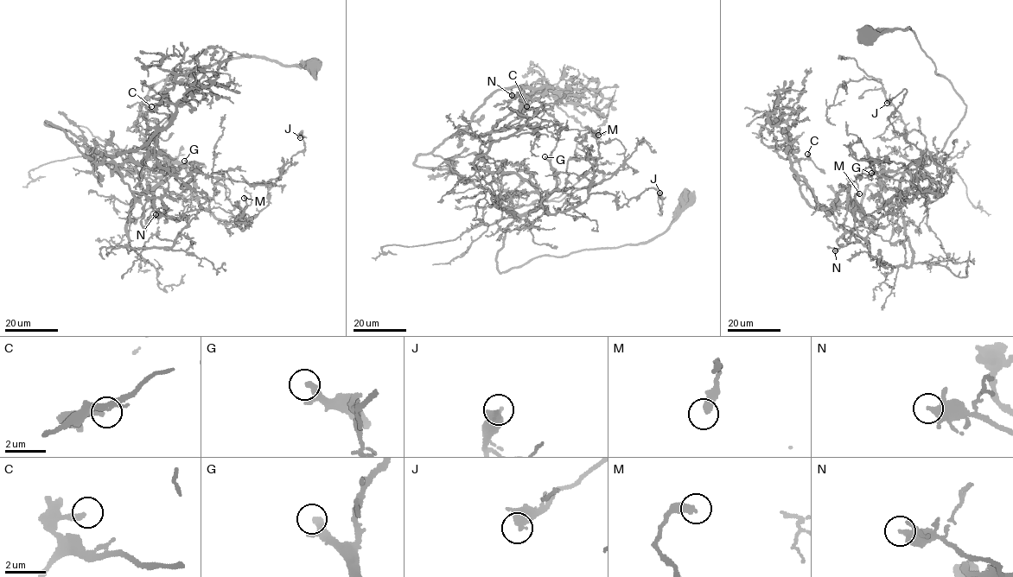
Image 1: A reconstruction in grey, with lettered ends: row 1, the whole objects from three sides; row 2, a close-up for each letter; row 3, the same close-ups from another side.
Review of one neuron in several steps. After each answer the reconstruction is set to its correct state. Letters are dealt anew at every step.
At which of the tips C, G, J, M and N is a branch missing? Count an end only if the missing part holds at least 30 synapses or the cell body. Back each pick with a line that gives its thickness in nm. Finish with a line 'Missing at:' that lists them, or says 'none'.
G: 240 nm thick
Missing at: G

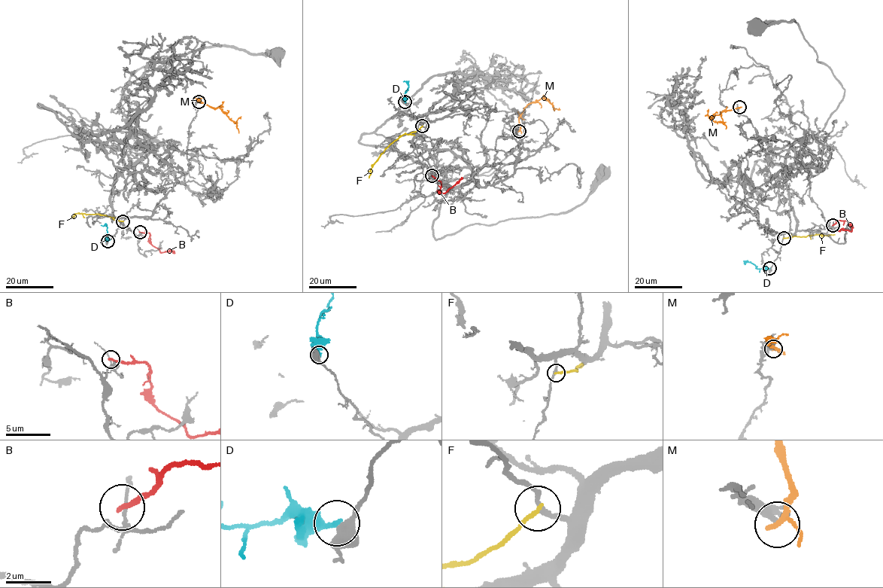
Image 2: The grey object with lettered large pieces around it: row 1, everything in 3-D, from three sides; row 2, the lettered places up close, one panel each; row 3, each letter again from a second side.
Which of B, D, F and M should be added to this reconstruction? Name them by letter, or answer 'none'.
none

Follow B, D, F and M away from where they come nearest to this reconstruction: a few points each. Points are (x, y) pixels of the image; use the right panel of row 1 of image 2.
B: (832, 225), (839, 220), (847, 220), (853, 226), (851, 231), (842, 228), (839, 231)
D: (769, 268), (758, 269), (747, 261), (744, 264)
F: (784, 238), (834, 234)
M: (739, 107), (709, 117), (714, 122), (723, 123), (726, 129)

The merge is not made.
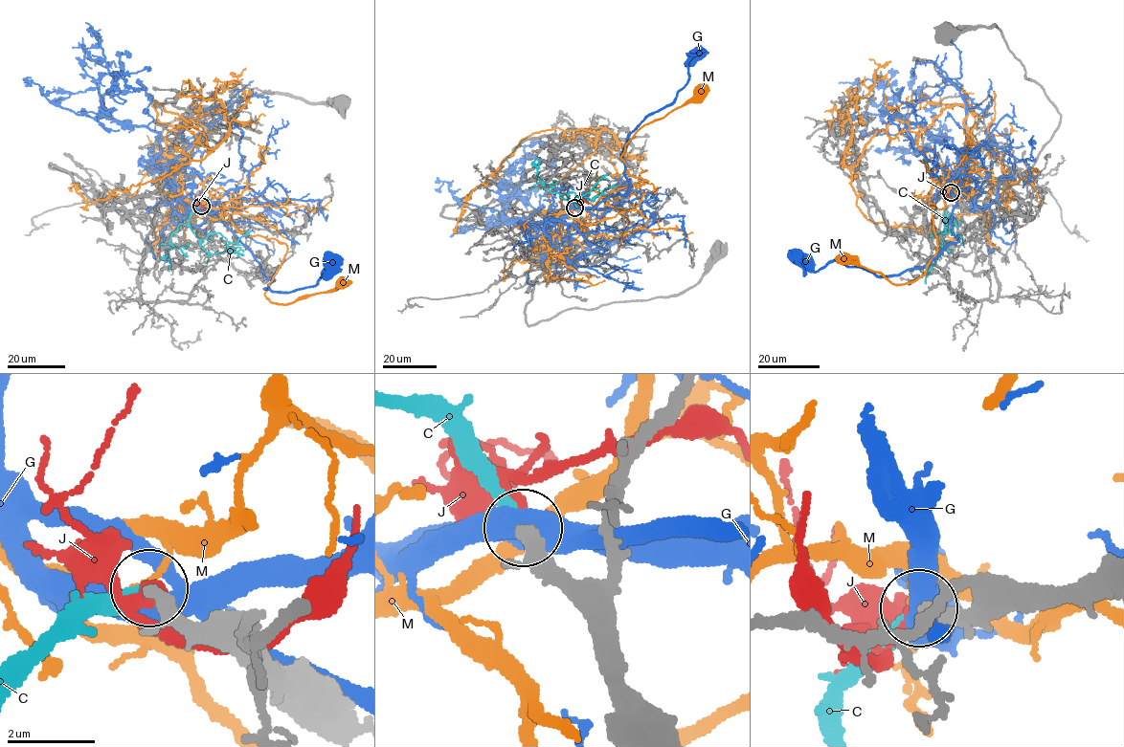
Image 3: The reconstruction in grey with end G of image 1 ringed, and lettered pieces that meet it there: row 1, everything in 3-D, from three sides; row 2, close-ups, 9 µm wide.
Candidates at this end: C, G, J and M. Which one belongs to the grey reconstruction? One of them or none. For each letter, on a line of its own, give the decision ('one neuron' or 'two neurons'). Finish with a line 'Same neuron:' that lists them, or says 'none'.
C: one neuron
G: two neurons
J: two neurons
M: two neurons
Same neuron: C

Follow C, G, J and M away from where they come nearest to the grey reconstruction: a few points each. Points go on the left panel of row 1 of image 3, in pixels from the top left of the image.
C: (202, 207), (195, 208), (189, 220), (189, 226), (199, 239), (217, 232), (229, 243), (251, 230)
G: (202, 207), (218, 214), (274, 279), (266, 289), (288, 293), (315, 285), (327, 276), (332, 261)
J: (202, 206), (210, 209), (215, 201)
M: (202, 206), (183, 196), (179, 179), (200, 184), (239, 231), (286, 245), (269, 300), (287, 304), (342, 282)

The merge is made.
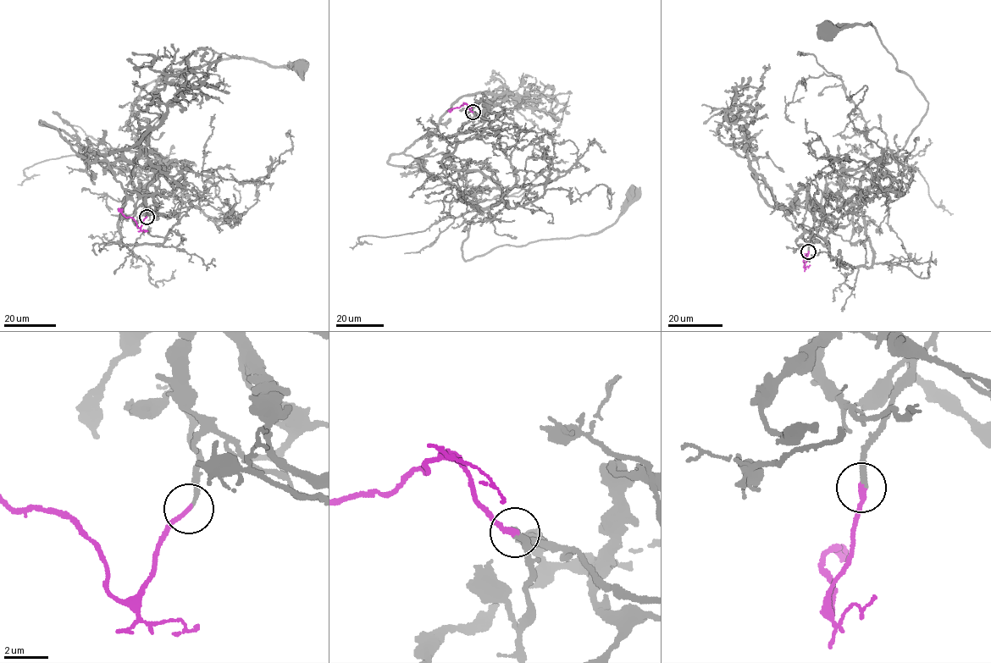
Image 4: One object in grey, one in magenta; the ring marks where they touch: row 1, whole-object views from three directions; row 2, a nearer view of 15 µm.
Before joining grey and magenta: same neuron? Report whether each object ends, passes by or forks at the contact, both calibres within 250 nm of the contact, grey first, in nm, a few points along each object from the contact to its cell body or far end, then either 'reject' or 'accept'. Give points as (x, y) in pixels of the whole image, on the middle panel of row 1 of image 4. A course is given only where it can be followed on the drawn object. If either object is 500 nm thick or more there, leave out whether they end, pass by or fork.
grey ends; magenta ends; calibres 180 and 200 nm; course grey (473, 112), (477, 139), (501, 150), (516, 182), (475, 214), (466, 262), (499, 245), (599, 233), (633, 193); course magenta (473, 112), (464, 103), (449, 112); accept

